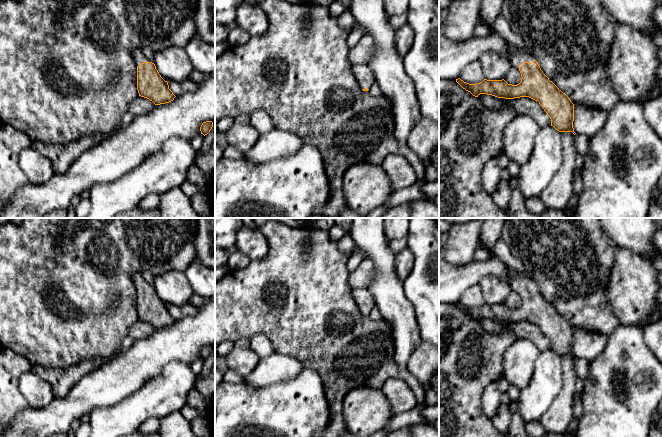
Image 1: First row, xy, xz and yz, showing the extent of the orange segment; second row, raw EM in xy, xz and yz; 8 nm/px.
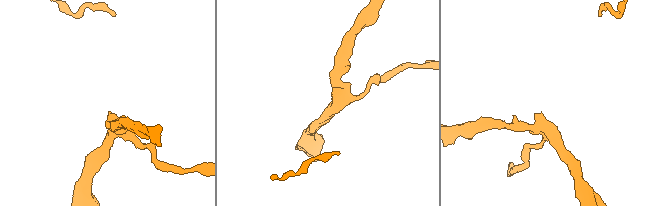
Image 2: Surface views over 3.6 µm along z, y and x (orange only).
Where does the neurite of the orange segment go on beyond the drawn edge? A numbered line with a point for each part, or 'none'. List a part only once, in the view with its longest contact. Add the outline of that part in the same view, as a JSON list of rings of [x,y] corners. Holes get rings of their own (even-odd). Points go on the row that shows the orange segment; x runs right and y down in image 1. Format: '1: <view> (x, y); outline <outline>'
1: yz (518, 57); outline [[[506,41],[506,44],[511,53],[510,63],[513,68],[519,69],[520,64],[524,62],[532,63],[536,60],[534,55],[523,52],[519,47],[511,44],[509,41]]]

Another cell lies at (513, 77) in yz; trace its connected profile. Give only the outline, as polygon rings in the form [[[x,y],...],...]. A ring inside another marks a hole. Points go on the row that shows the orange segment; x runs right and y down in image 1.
[[[511,68],[508,74],[505,76],[504,80],[508,84],[517,85],[521,82],[521,73],[517,68]]]

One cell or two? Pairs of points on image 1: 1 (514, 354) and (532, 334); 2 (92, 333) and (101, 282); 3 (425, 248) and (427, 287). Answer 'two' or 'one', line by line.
1: two
2: one
3: one

